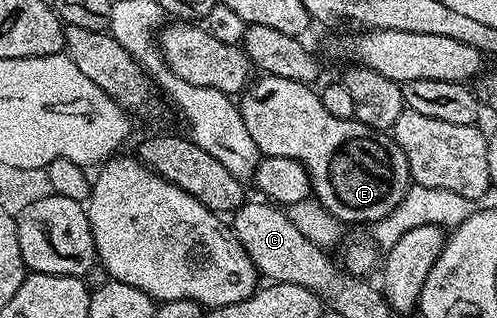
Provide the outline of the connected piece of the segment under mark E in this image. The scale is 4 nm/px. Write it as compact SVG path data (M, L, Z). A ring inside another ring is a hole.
M261 75L240 94L243 123L247 123L255 147L266 157L283 155L283 159L304 161L313 184L312 196L338 221L366 226L382 221L399 207L411 188L407 155L403 155L399 143L388 132L372 129L355 119L335 119L335 115L323 107L320 92L313 88L312 84L303 81Z

